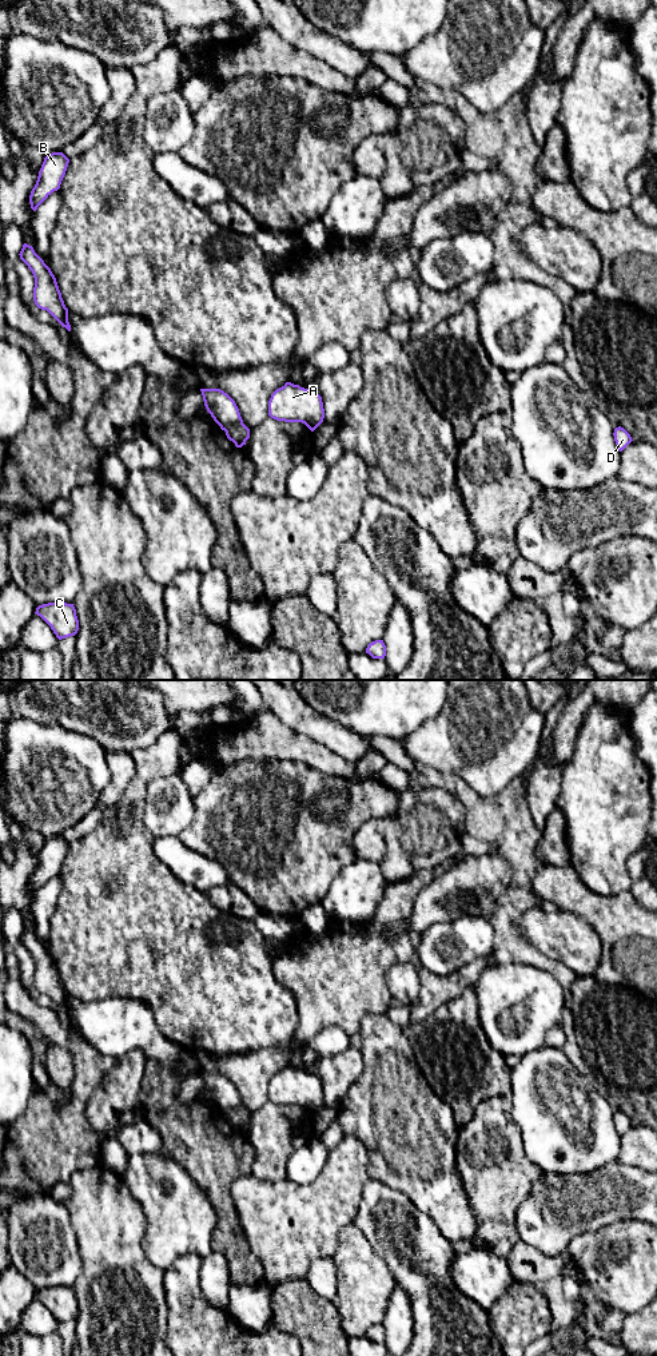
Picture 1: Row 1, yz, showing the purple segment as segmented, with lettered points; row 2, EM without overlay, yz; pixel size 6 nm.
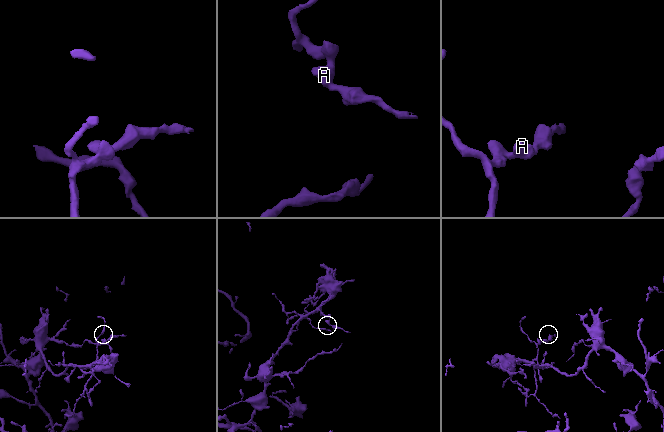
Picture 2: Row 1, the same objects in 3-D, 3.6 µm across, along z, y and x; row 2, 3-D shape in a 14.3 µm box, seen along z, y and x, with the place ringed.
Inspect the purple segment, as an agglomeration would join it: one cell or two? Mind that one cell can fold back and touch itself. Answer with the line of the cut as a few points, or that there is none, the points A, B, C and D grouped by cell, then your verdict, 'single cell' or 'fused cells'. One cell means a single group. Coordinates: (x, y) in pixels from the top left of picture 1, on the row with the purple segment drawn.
cut yz (242, 421), (226, 424), (221, 428); groups A / B C D; fused cells

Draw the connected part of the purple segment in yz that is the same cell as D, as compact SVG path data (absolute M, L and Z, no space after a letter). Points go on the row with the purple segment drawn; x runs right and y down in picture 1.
M621 426L614 429L613 436L620 452L622 452L633 441L630 434Z

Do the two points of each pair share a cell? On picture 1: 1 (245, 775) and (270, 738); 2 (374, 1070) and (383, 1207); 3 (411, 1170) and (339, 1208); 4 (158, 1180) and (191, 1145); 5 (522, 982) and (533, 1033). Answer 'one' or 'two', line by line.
1: two
2: two
3: two
4: two
5: one

